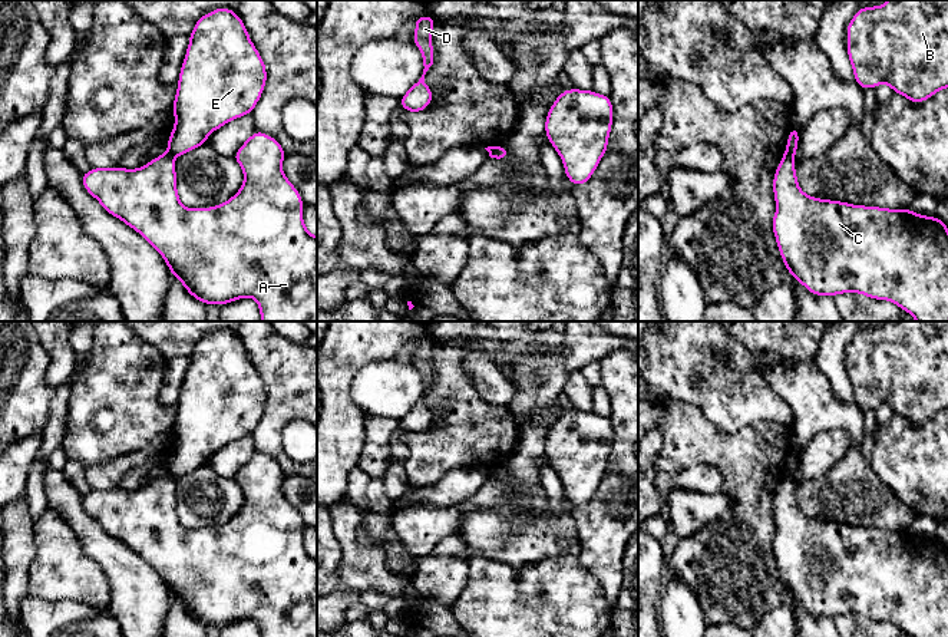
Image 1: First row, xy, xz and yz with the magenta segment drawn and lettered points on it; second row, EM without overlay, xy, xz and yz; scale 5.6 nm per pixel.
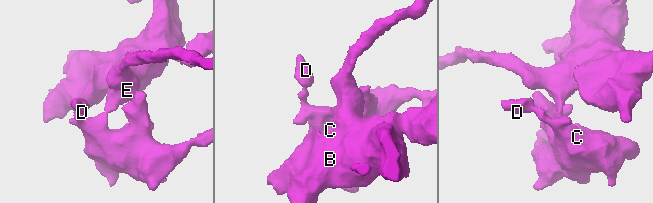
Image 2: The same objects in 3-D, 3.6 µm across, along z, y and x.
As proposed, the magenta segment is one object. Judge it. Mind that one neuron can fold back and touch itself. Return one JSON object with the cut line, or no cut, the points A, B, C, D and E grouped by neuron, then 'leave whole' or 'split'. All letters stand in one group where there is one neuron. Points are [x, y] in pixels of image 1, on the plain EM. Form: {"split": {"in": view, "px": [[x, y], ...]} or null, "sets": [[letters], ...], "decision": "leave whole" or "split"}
{"split": {"in": "yz", "px": [[785, 472], [793, 478]]}, "sets": [["A", "C", "D"], ["B", "E"]], "decision": "split"}

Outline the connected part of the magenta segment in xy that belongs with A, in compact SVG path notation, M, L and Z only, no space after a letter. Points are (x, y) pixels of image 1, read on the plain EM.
M255 452L232 478L244 494L244 504L228 522L209 529L186 529L176 512L175 478L162 475L136 491L92 489L82 495L85 511L106 534L141 555L163 580L174 600L202 626L218 628L238 620L254 620L260 637L317 637L317 558L303 542L303 519L283 494L285 479L278 462Z

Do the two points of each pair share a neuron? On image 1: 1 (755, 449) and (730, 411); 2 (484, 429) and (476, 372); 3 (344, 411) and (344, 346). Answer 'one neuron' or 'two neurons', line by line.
1: two neurons
2: two neurons
3: one neuron

